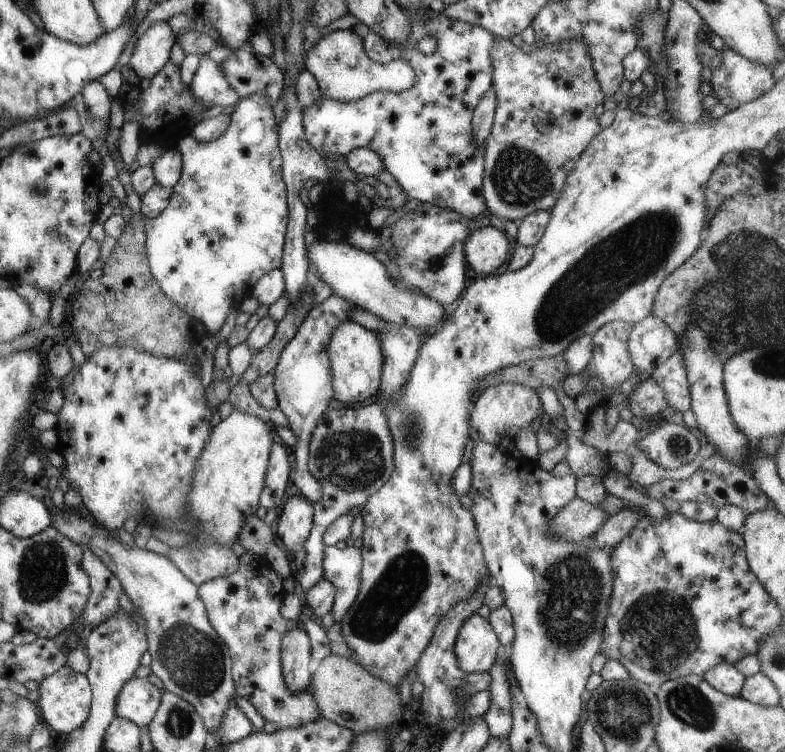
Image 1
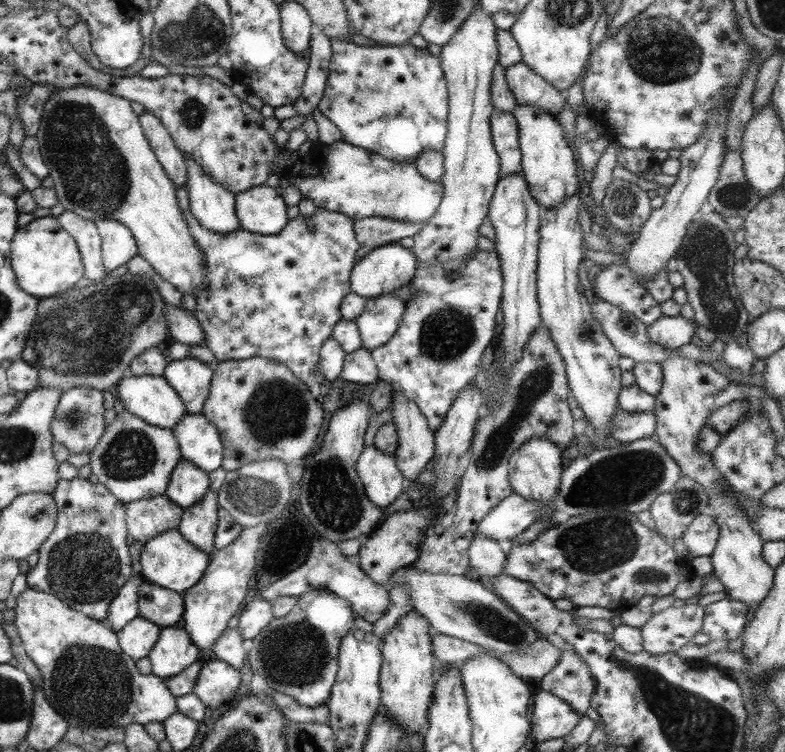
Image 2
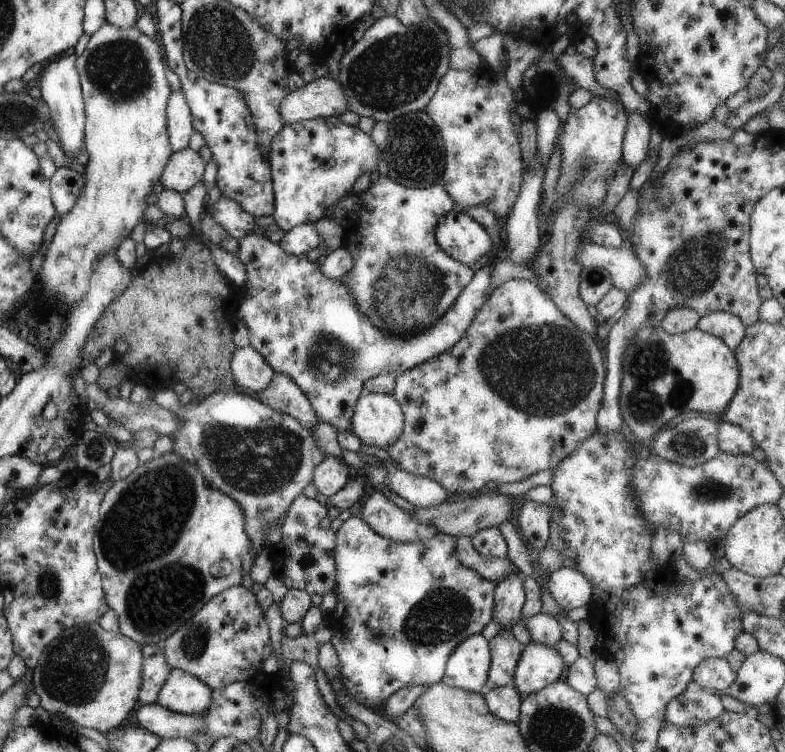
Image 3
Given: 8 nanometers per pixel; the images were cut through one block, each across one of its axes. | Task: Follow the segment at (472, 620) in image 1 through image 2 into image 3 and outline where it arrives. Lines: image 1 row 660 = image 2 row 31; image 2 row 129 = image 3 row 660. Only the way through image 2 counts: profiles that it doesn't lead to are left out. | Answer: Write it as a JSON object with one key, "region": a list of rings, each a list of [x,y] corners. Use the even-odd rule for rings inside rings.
{"region":[[[481,633],[464,638],[445,661],[441,684],[478,693],[487,680],[490,665],[488,640]]]}

